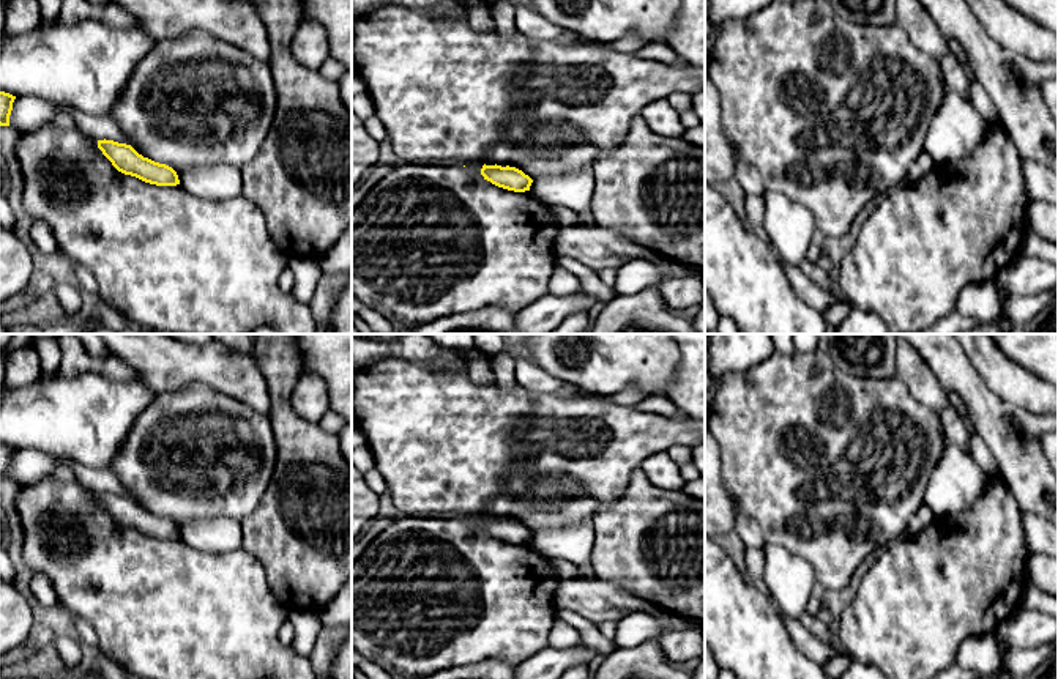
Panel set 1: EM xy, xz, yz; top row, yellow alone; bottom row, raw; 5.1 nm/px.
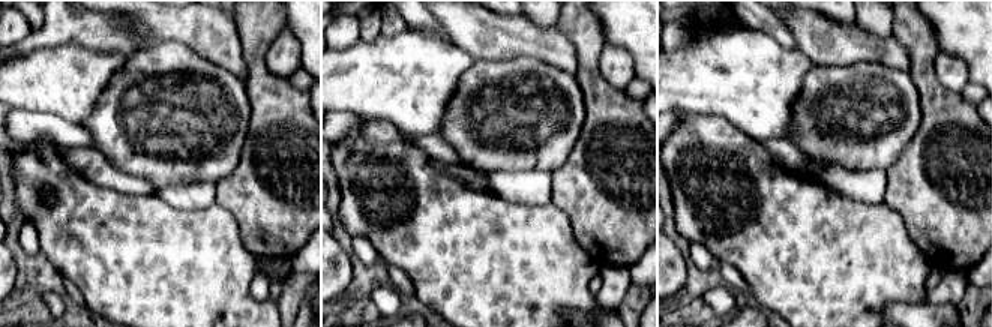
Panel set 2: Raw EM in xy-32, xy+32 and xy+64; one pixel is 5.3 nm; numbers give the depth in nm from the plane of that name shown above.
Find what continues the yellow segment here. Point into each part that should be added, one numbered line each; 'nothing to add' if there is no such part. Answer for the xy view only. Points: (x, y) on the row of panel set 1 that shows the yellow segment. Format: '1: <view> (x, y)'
nothing to add

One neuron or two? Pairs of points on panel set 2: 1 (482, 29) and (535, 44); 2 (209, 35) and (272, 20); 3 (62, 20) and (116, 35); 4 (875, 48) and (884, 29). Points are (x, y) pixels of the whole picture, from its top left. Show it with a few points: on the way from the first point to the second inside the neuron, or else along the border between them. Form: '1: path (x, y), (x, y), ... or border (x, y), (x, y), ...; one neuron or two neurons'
1: path (496, 36), (521, 38); one neuron
2: border (228, 15), (234, 24), (245, 62); two neurons
3: path (75, 24), (102, 32); one neuron
4: border (854, 21), (865, 30), (880, 36), (892, 33); two neurons

